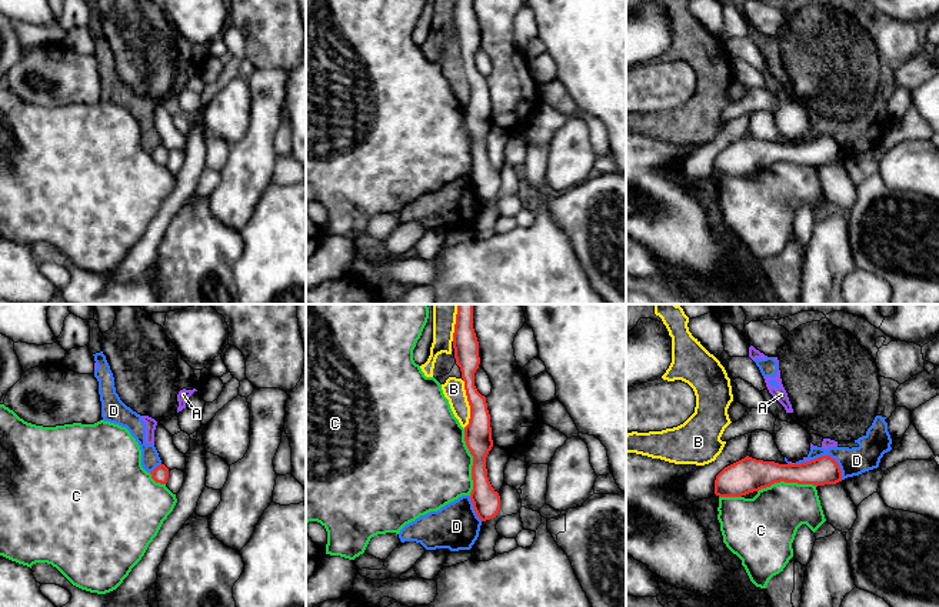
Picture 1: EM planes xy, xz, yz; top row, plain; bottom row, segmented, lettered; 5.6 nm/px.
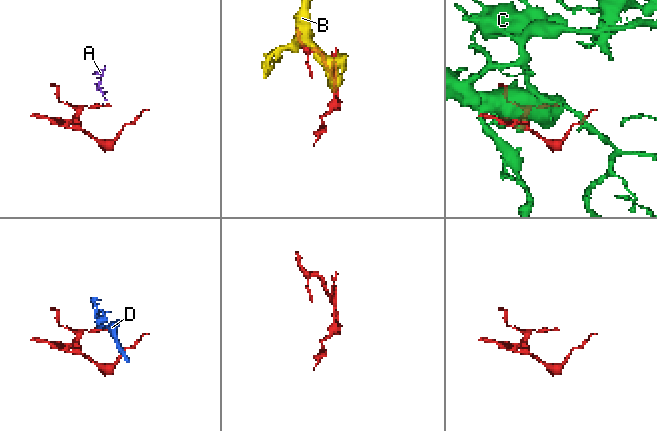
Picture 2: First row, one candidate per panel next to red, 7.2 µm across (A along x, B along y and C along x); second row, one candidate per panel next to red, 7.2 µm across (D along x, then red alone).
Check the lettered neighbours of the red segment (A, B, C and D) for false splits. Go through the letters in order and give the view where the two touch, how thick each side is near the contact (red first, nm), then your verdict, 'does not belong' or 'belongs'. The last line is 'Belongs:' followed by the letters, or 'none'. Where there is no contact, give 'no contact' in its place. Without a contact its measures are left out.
A: yz | 190/20 nm | does not belong
B: xz | 160/120 nm | does not belong
C: xz | 160/480 nm | does not belong
D: yz | 160/160 nm | does not belong
Belongs: none

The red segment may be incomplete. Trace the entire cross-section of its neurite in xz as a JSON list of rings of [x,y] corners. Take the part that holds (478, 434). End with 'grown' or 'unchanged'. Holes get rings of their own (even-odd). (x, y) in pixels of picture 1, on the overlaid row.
[[[457,304],[453,348],[470,406],[469,424],[464,427],[464,441],[473,456],[470,500],[477,517],[486,521],[497,516],[500,496],[492,487],[486,468],[486,457],[493,447],[493,440],[486,397],[475,386],[475,373],[479,368],[480,357],[479,341],[473,328],[473,306]]]; unchanged

